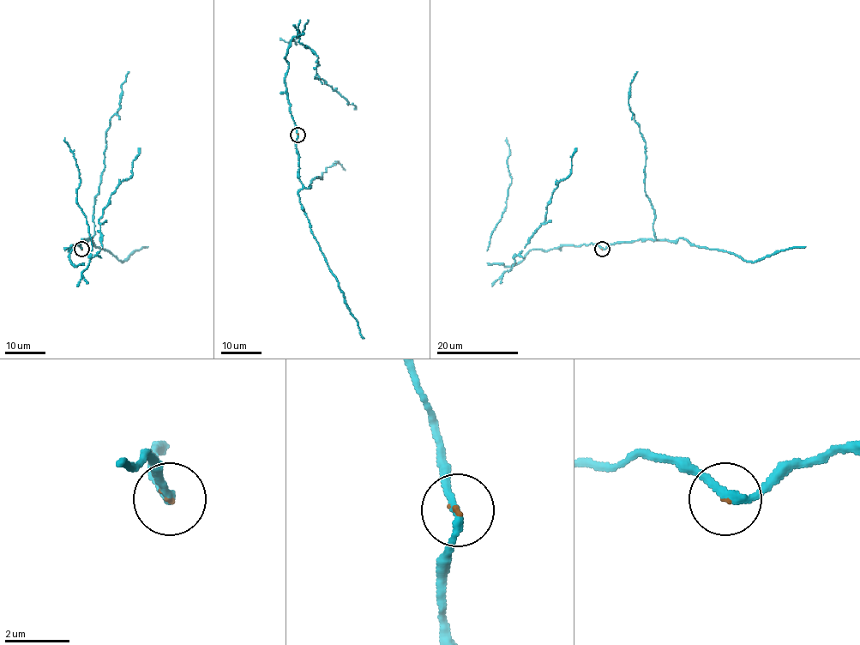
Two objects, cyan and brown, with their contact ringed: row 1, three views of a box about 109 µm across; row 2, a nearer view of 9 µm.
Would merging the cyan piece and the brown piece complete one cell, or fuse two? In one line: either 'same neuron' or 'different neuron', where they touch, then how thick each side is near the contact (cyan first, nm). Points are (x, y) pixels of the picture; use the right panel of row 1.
same neuron; place (602, 249); calibres 240 and 50 nm

